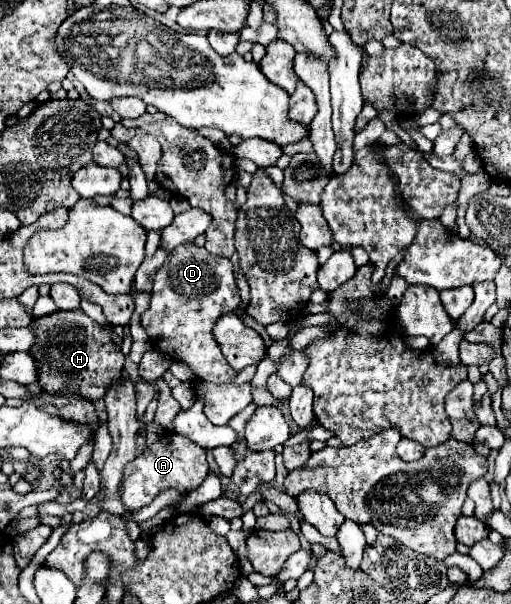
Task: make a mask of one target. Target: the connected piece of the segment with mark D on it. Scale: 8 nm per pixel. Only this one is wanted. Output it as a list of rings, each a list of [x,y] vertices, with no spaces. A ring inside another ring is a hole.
[[[185,242],[185,244],[177,246],[175,250],[171,250],[165,264],[157,270],[151,306],[141,314],[141,326],[149,334],[155,350],[163,352],[171,360],[187,362],[191,366],[191,370],[197,374],[197,378],[201,378],[203,382],[223,384],[223,382],[229,382],[237,372],[231,370],[231,366],[223,358],[221,348],[219,348],[217,340],[213,338],[213,326],[215,326],[217,318],[237,310],[239,306],[241,306],[241,296],[239,296],[239,288],[235,284],[235,272],[233,272],[231,260],[207,254],[207,250],[195,246],[193,242]]]

